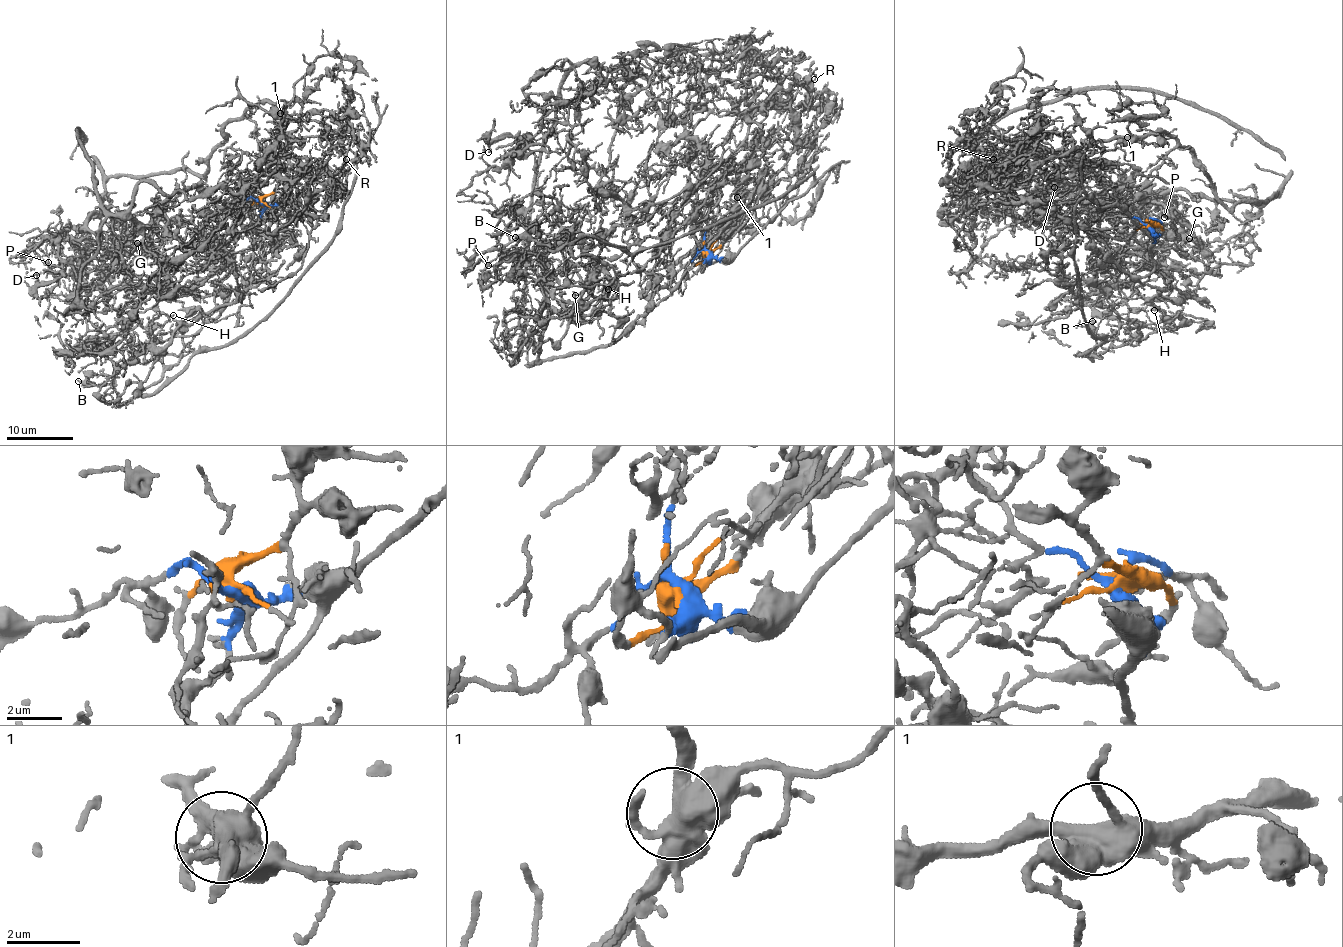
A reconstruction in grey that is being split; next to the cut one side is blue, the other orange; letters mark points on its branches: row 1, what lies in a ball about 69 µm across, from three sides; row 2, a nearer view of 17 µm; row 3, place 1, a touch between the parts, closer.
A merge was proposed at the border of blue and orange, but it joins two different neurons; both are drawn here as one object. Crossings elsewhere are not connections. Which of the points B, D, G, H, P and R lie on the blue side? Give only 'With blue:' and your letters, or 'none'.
With blue: B, H

